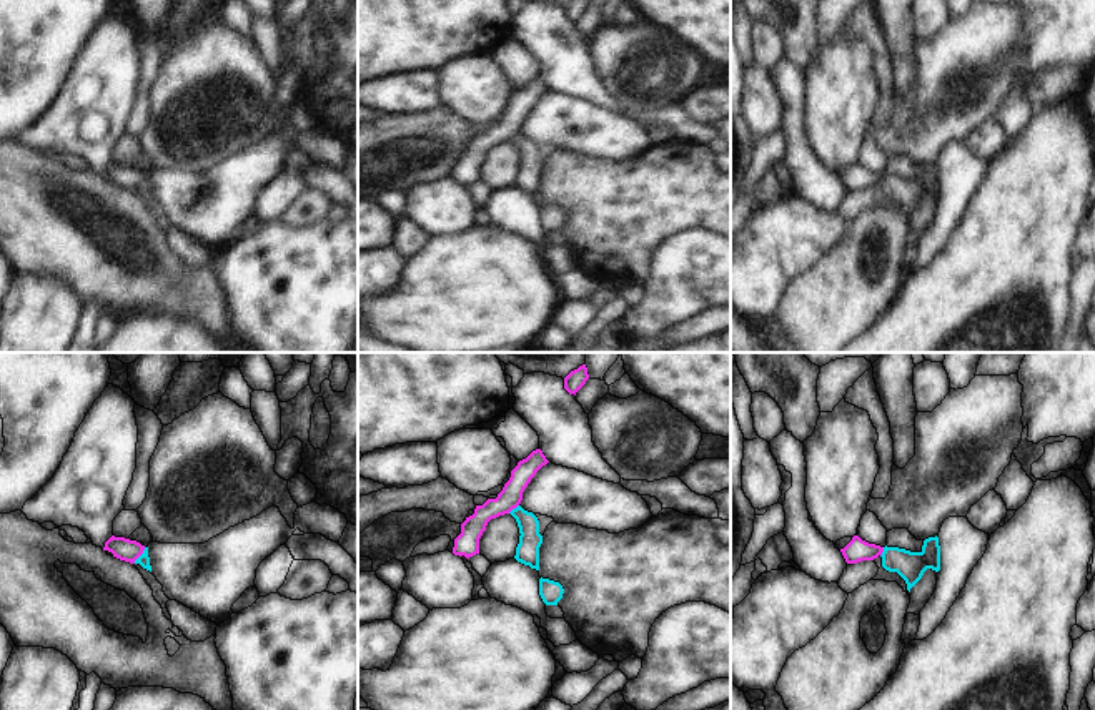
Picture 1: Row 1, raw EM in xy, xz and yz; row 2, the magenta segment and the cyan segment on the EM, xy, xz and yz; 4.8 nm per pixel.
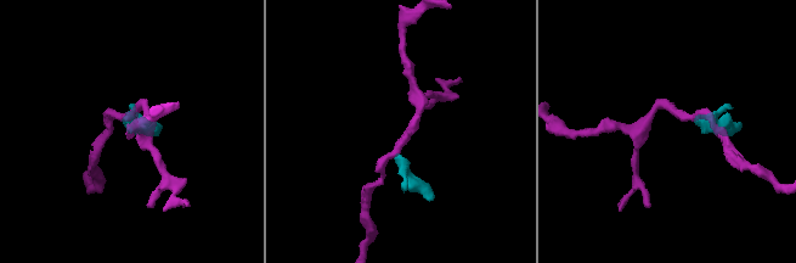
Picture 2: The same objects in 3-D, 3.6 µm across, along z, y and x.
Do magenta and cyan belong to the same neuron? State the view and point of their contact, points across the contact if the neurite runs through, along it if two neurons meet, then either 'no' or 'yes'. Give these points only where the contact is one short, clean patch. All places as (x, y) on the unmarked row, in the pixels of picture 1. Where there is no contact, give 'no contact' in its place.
contact xy (140, 182); border xy (145, 175), (133, 190); no

